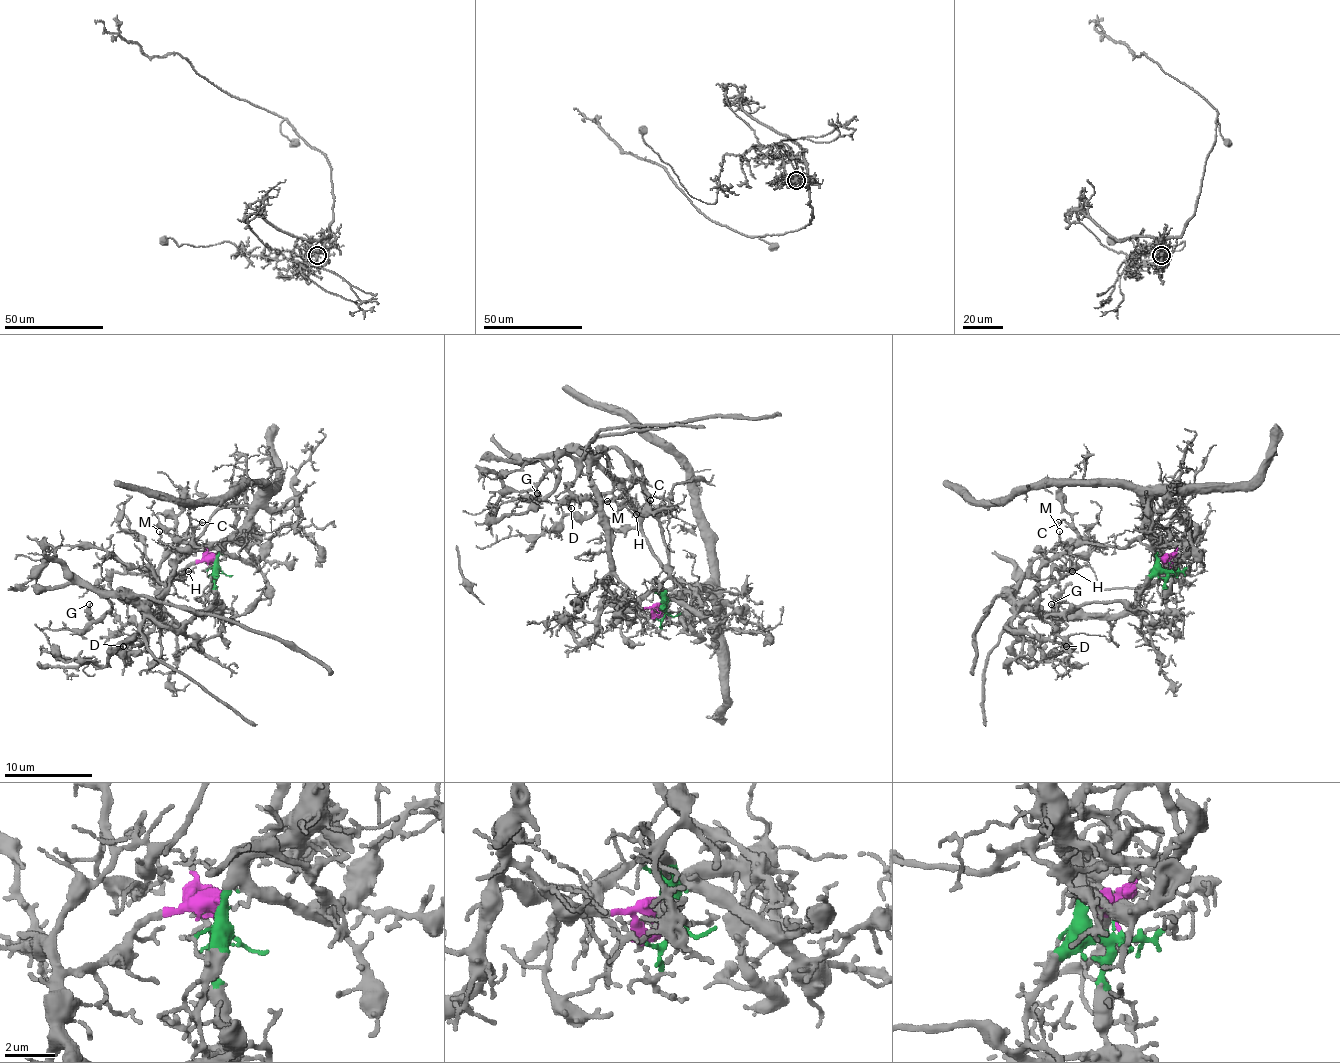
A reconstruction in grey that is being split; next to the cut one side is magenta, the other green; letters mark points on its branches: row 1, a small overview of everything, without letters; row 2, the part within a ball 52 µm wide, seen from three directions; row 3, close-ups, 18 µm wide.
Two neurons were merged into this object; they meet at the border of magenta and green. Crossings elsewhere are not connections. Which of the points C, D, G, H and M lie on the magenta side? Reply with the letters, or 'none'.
C, D, G, H, M

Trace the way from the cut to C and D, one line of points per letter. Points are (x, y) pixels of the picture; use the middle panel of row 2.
C: (664, 612), (631, 608), (609, 588), (607, 517), (591, 466), (620, 482), (640, 519), (638, 508), (651, 500)
D: (664, 612), (631, 608), (609, 588), (607, 517), (591, 480), (587, 449), (580, 473), (569, 488), (571, 508)

